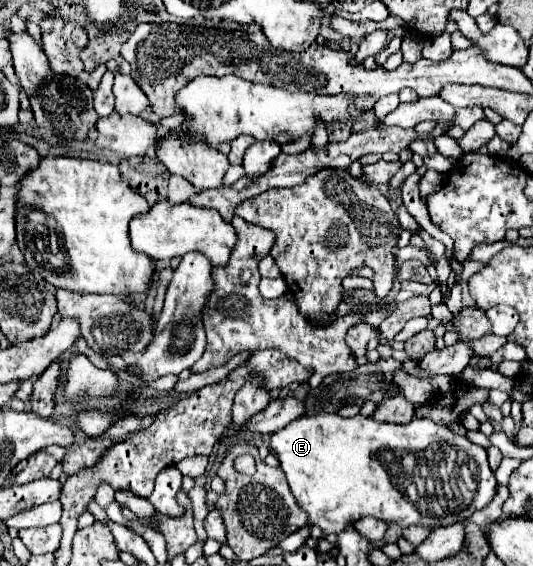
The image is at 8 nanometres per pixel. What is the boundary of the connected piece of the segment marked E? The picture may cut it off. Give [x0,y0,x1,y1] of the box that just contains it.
[271,414,497,534]

